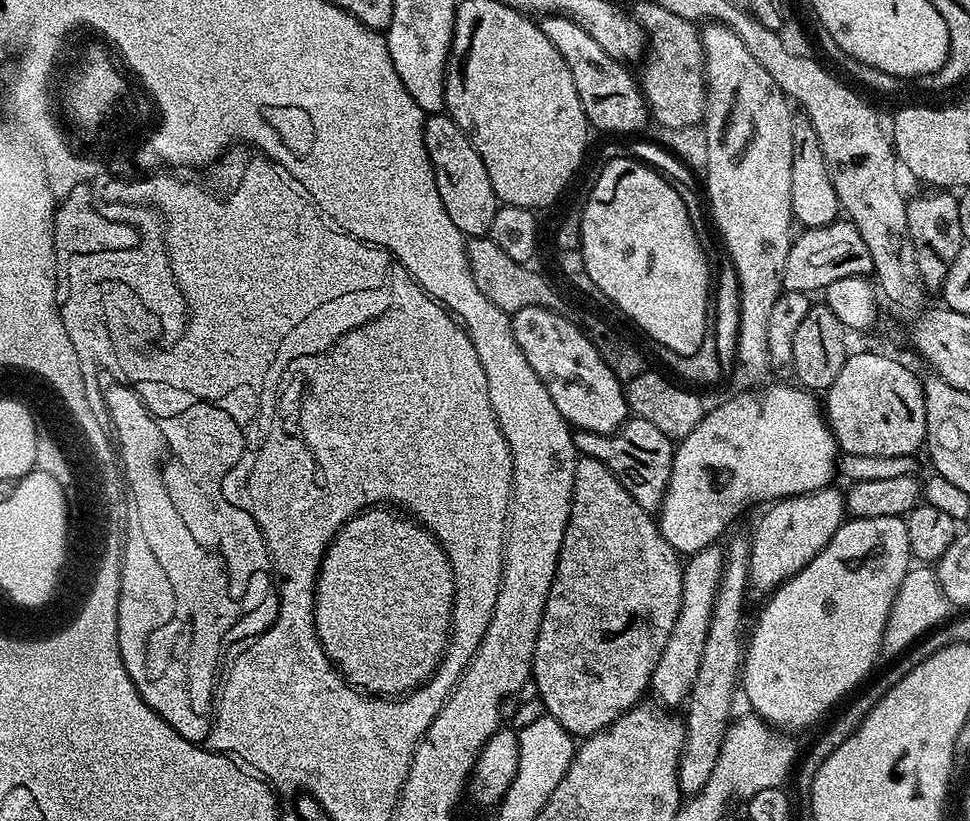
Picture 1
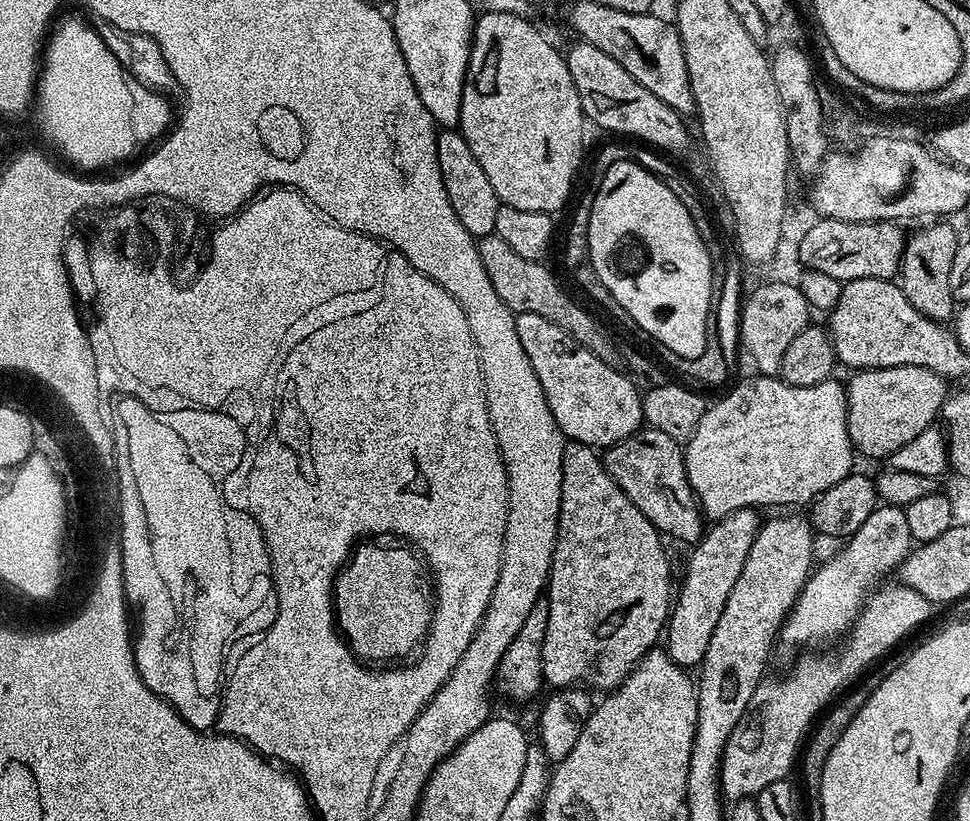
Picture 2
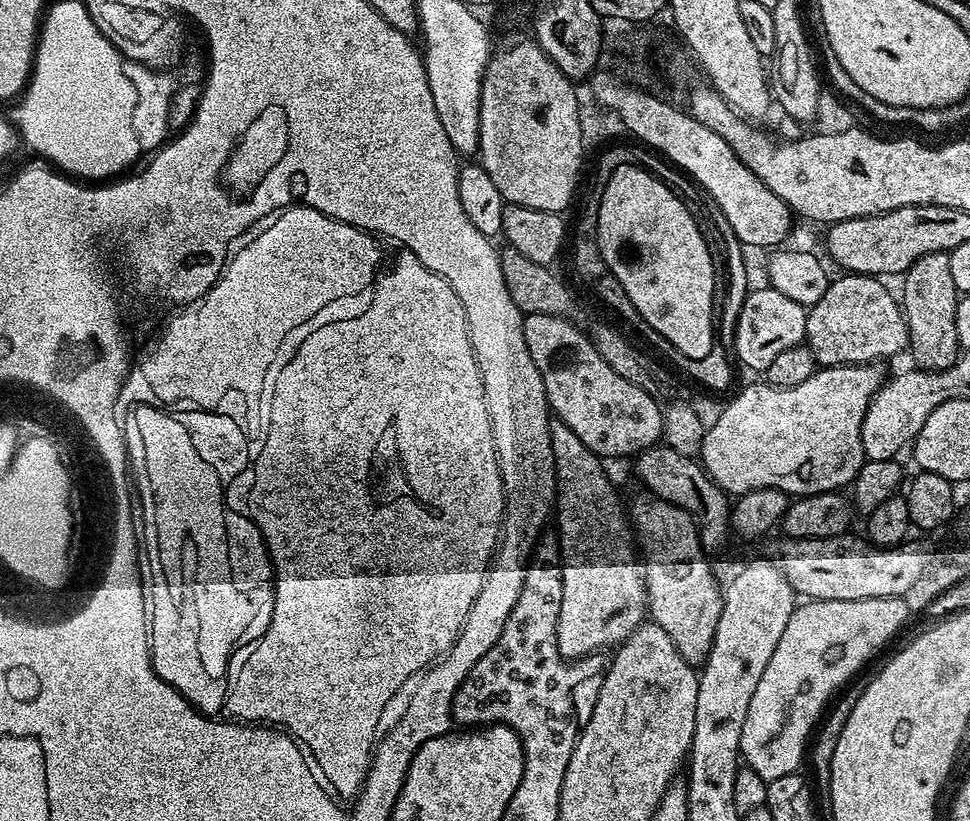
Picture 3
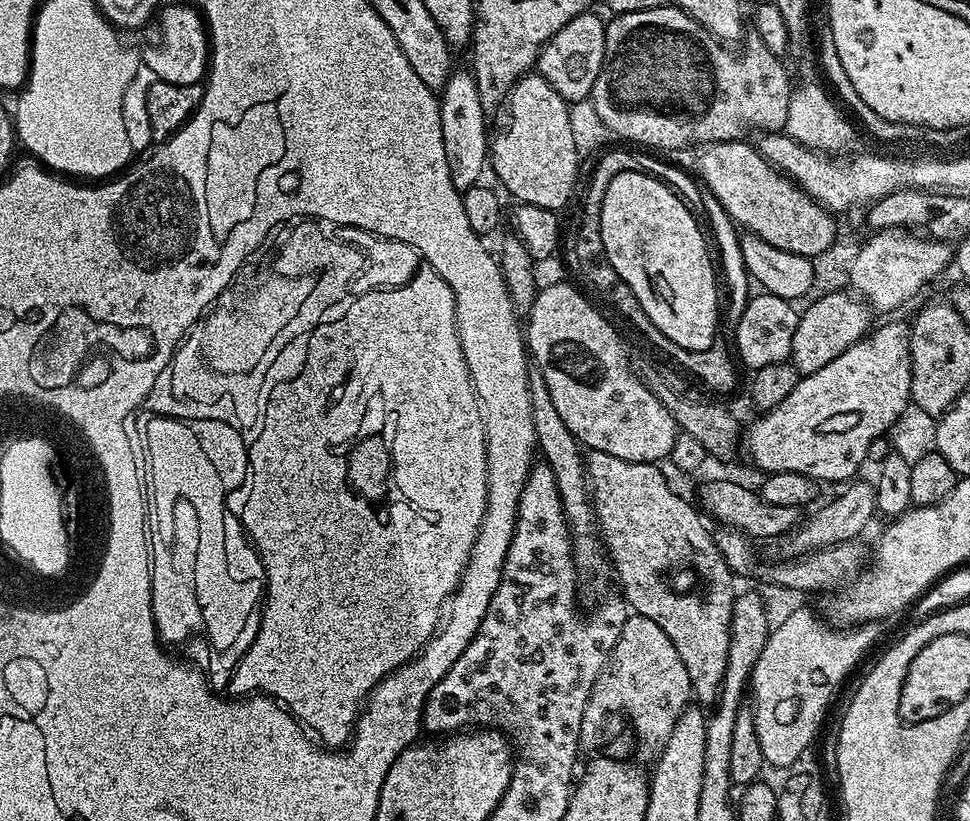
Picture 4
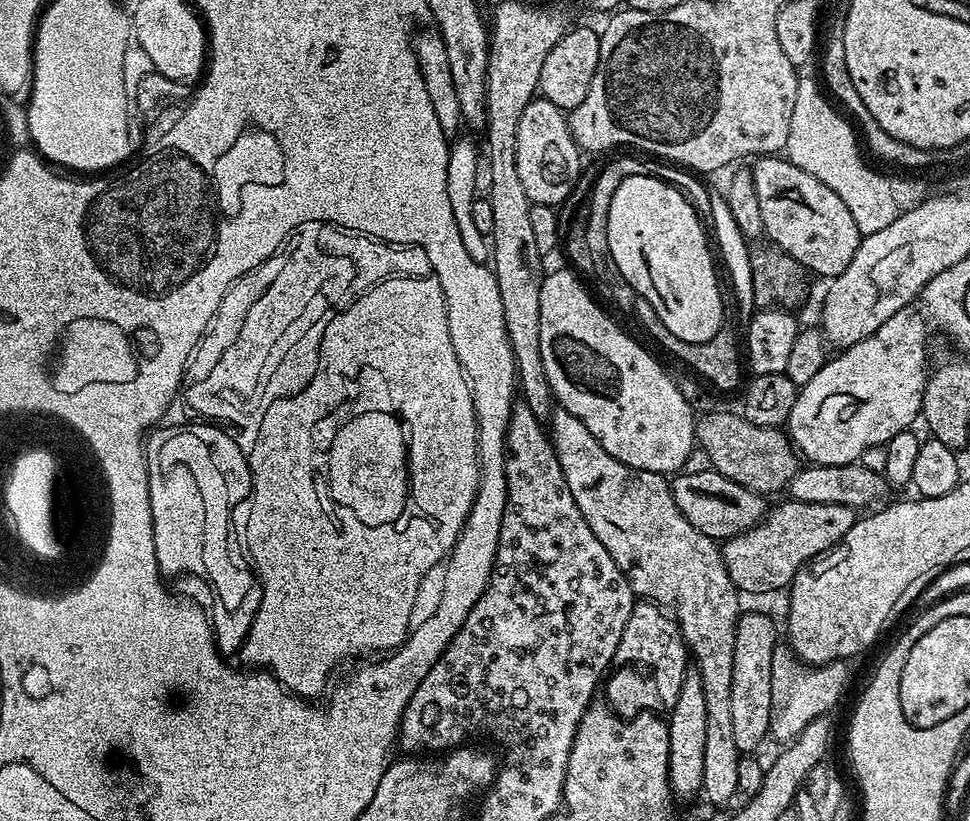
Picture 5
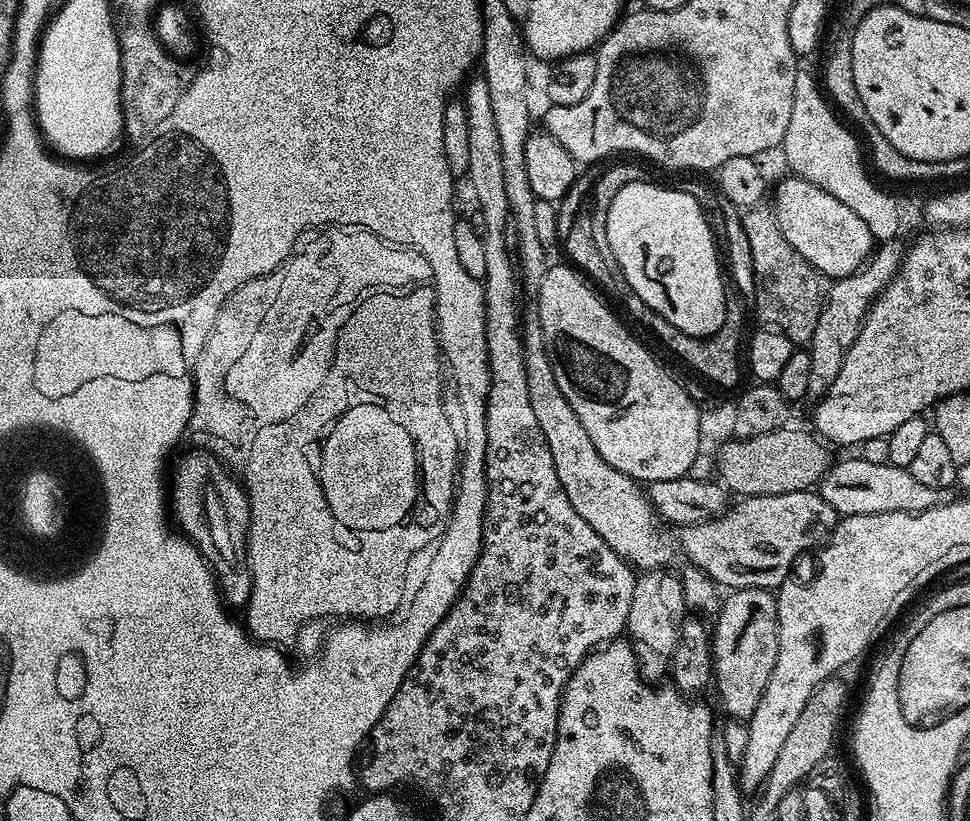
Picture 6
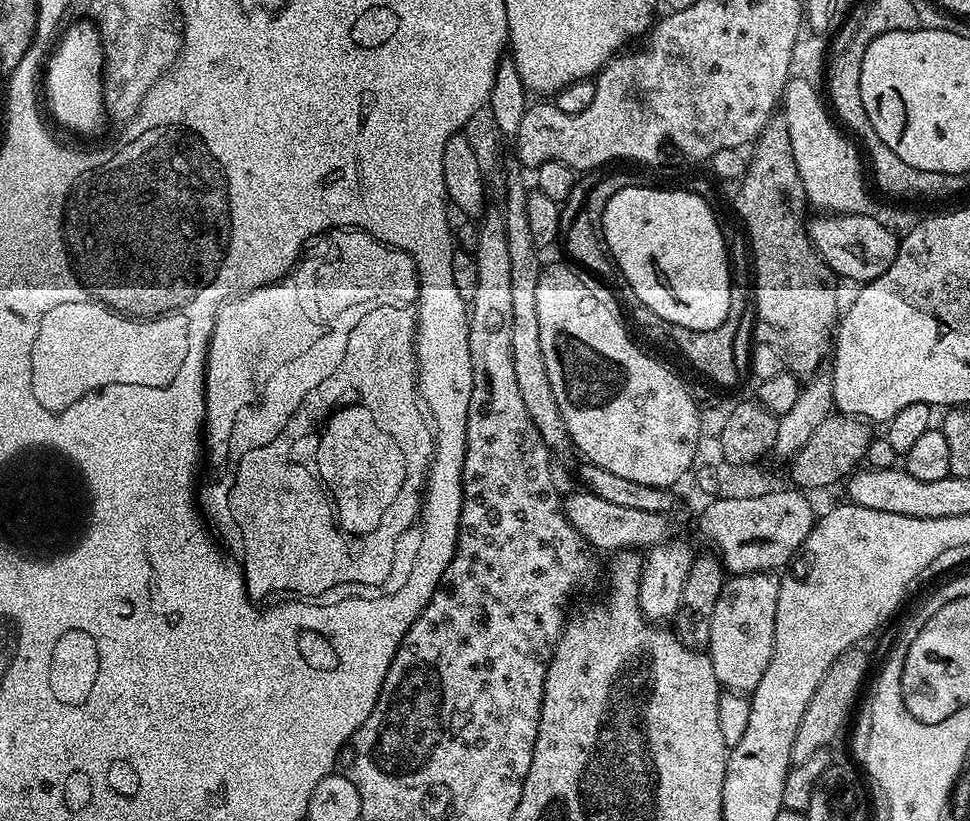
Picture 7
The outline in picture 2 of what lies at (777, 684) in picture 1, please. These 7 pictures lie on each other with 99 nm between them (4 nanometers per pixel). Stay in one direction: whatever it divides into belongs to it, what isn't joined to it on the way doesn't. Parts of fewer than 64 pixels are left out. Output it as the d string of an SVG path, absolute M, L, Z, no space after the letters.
M895 504L877 506L857 532L843 541L842 546L841 552L834 553L821 568L819 565L804 583L804 589L780 629L778 640L781 645L824 644L847 633L860 617L868 597L881 583L879 580L891 572L893 575L914 547L904 509Z

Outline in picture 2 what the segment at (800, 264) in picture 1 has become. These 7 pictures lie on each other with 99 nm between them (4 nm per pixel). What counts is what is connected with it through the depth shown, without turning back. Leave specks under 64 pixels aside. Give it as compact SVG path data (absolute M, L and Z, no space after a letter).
M823 217L817 221L817 224L805 230L800 240L800 260L805 269L829 274L841 284L858 278L892 280L897 277L906 243L906 234L903 234L897 223L852 223Z

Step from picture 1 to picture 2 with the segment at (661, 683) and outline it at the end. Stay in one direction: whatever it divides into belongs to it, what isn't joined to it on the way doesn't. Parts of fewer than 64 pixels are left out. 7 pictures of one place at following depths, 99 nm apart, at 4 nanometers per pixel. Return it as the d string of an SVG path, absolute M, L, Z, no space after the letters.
M755 508L734 510L715 521L689 551L692 553L684 568L684 581L681 584L679 581L666 625L668 657L681 668L692 670L704 663L714 626L718 626L718 618L722 618L722 610L726 610L726 598L730 598L730 590L734 590L734 582L738 582L738 574L742 574L746 554L750 554L750 546L760 532L760 516Z

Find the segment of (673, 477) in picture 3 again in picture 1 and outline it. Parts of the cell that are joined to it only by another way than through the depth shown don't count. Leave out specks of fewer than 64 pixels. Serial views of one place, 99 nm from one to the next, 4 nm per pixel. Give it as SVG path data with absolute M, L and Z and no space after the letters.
M629 418L616 431L606 434L573 431L572 441L580 456L589 456L602 462L602 466L606 466L606 470L610 470L610 474L614 474L622 486L626 486L630 498L634 498L638 506L651 513L659 509L672 473L674 441L662 434L658 426L639 418Z

